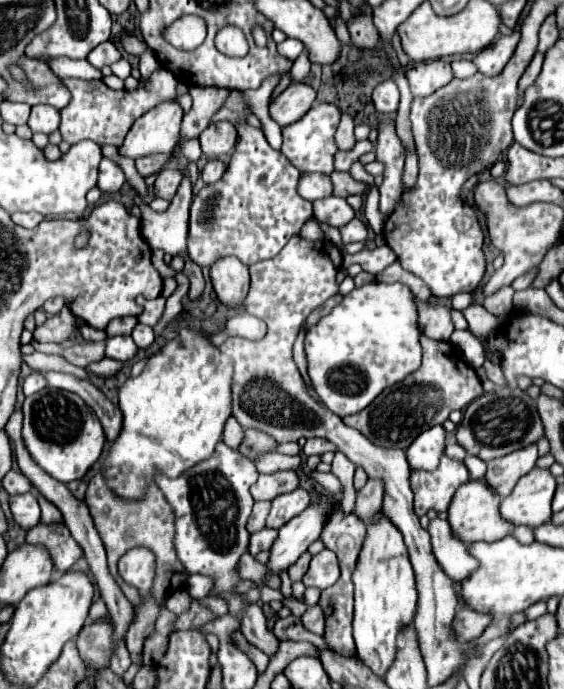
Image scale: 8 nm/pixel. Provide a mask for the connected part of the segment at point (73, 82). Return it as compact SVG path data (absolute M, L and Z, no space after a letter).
M158 68L152 76L148 86L140 82L138 90L128 92L128 90L110 90L102 80L78 80L78 78L68 78L64 84L68 86L72 100L67 107L60 111L60 132L62 140L68 144L76 144L80 140L94 140L96 144L114 144L120 146L126 132L130 126L136 122L146 112L146 96L156 96L158 88L158 72L166 72L166 68Z

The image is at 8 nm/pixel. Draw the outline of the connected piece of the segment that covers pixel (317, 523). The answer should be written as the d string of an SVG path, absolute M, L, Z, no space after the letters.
M320 500L320 504L308 506L278 530L278 538L270 548L270 560L266 564L268 574L278 576L288 570L308 550L308 546L318 540L330 504L332 500Z

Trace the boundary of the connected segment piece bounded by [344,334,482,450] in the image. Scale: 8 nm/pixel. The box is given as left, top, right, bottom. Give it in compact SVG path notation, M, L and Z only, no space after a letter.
M420 336L422 366L406 376L402 382L386 388L368 408L358 414L346 416L344 422L360 430L374 444L384 448L406 450L410 442L424 430L448 420L452 410L466 408L472 400L482 396L482 384L476 372L466 364L458 348L450 342L436 342L428 336Z

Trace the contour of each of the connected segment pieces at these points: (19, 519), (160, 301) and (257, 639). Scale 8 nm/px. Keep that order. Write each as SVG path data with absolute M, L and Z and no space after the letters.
M30 492L12 496L10 498L10 510L12 510L14 522L24 530L28 530L40 522L40 506L38 506L36 496Z
M158 296L154 302L146 302L144 304L144 312L138 316L138 322L146 324L146 326L154 326L160 320L160 316L162 316L164 302L166 302L164 296Z
M250 604L250 606L246 608L244 616L242 616L242 634L244 634L244 638L246 638L252 646L260 648L260 650L266 652L270 658L278 652L278 644L280 644L280 642L278 642L278 638L274 636L274 632L268 630L268 626L266 626L266 616L264 616L262 608L256 606L256 604Z

